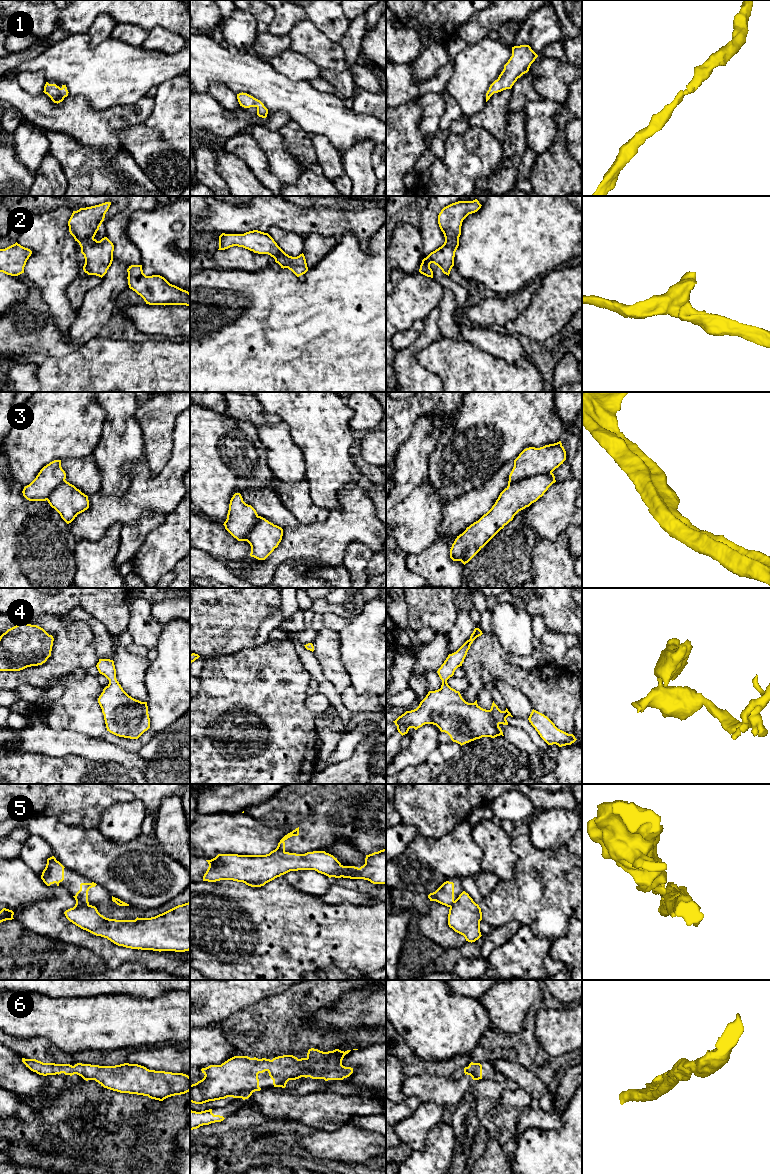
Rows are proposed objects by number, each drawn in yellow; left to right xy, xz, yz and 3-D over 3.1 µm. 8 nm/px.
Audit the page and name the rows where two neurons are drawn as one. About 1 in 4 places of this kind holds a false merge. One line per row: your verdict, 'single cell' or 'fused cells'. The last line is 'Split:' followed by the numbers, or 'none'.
1: single cell
2: single cell
3: fused cells
4: single cell
5: fused cells
6: single cell
Split: 3, 5

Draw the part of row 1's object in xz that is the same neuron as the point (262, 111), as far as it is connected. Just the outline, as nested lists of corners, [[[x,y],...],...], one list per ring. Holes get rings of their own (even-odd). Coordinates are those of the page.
[[[239,93],[237,94],[237,99],[240,106],[244,108],[256,107],[257,108],[257,115],[262,118],[266,118],[268,114],[268,109],[264,106],[264,104],[254,98],[253,96],[247,93]]]

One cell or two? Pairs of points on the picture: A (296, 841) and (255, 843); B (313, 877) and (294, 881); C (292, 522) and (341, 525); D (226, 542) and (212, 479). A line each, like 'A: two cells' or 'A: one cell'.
A: two cells
B: one cell
C: two cells
D: two cells

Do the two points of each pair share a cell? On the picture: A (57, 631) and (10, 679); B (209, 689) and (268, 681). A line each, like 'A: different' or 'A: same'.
A: same
B: same

